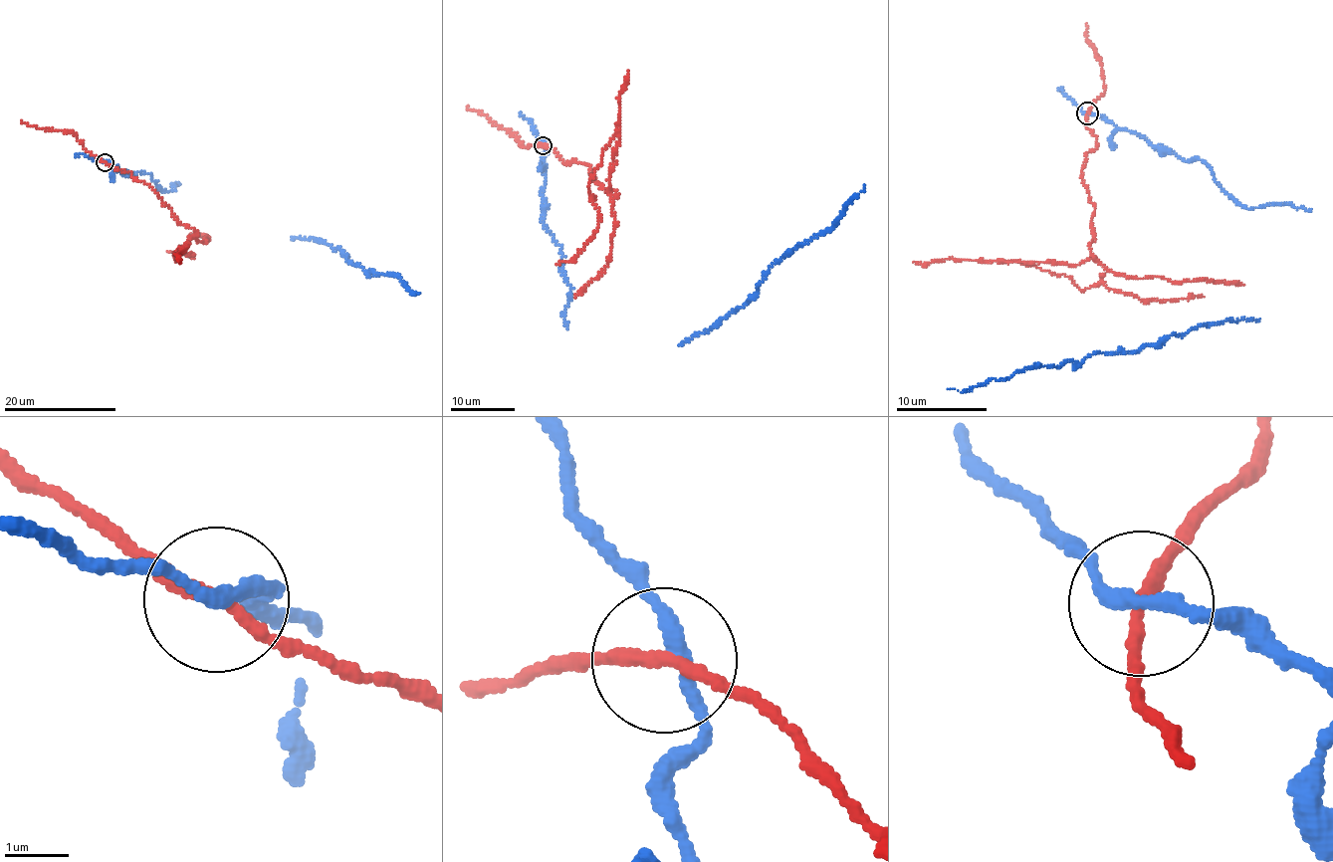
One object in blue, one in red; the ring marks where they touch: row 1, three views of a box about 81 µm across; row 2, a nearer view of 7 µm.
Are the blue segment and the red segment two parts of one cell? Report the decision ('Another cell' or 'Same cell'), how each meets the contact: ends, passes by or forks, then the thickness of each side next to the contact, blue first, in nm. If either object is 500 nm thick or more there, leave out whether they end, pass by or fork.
Another cell. At the ring blue passes by. At the ring red passes by. Thickness 200 nm (blue) against 200 nm

